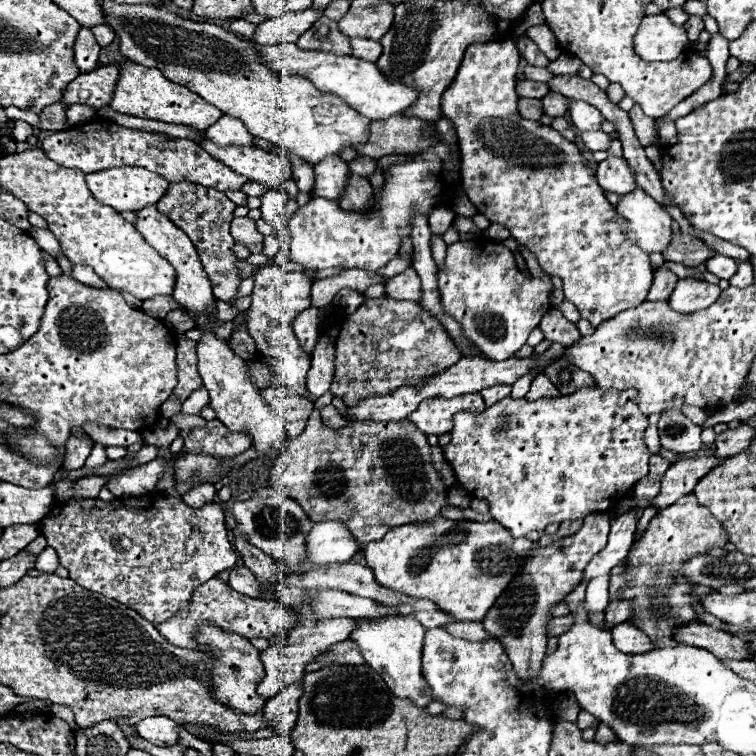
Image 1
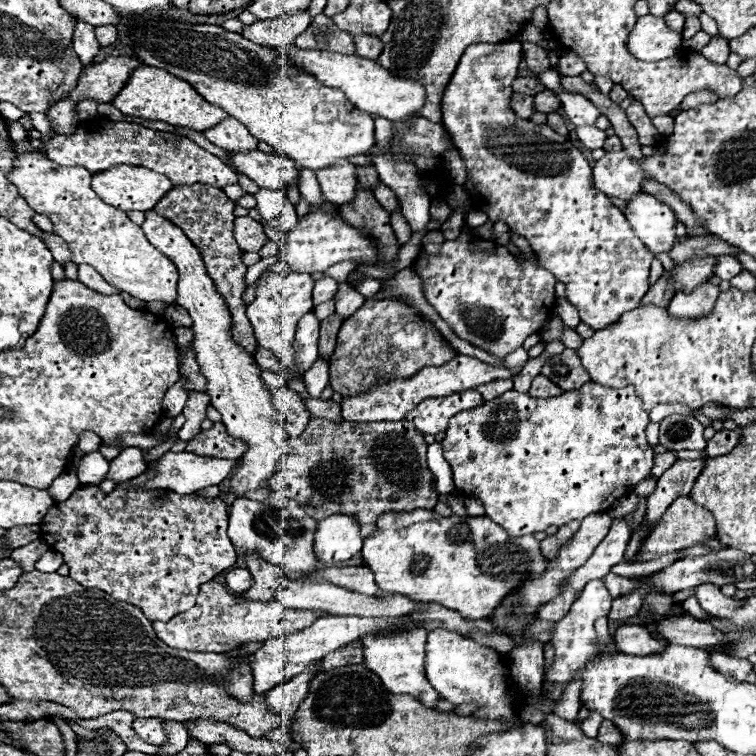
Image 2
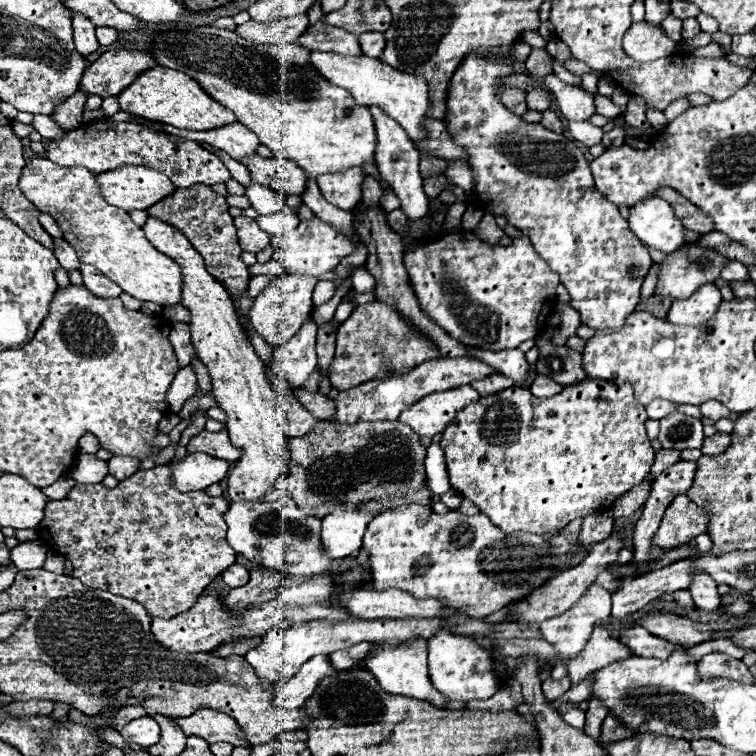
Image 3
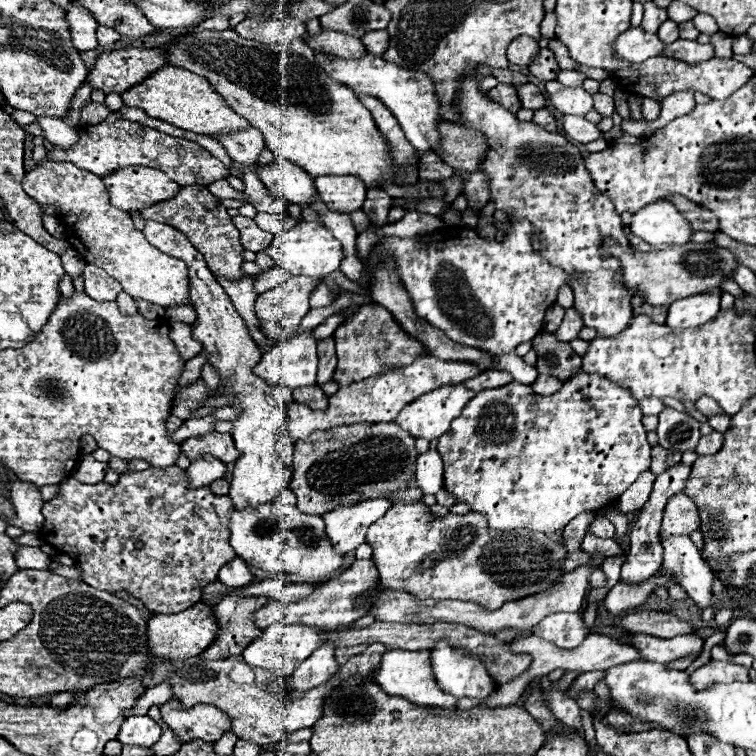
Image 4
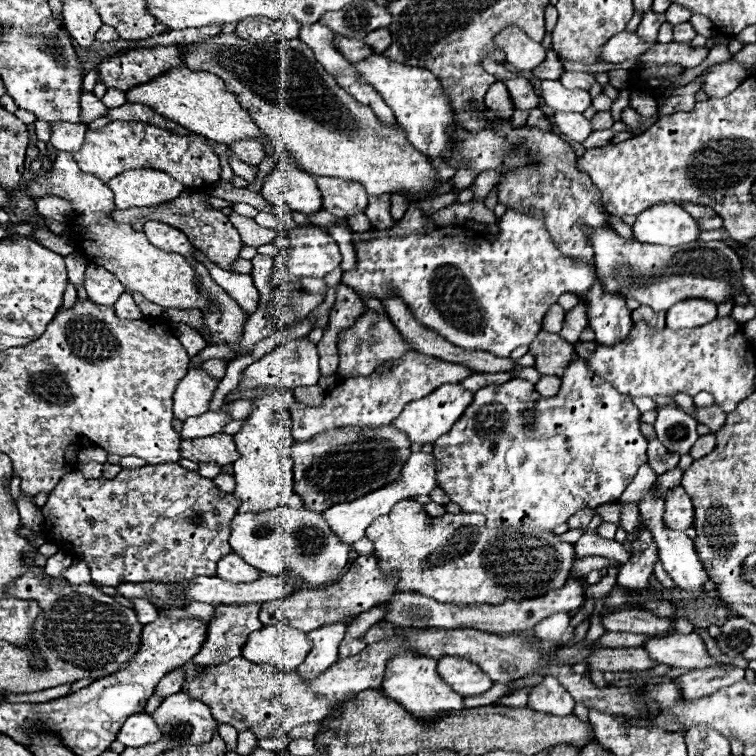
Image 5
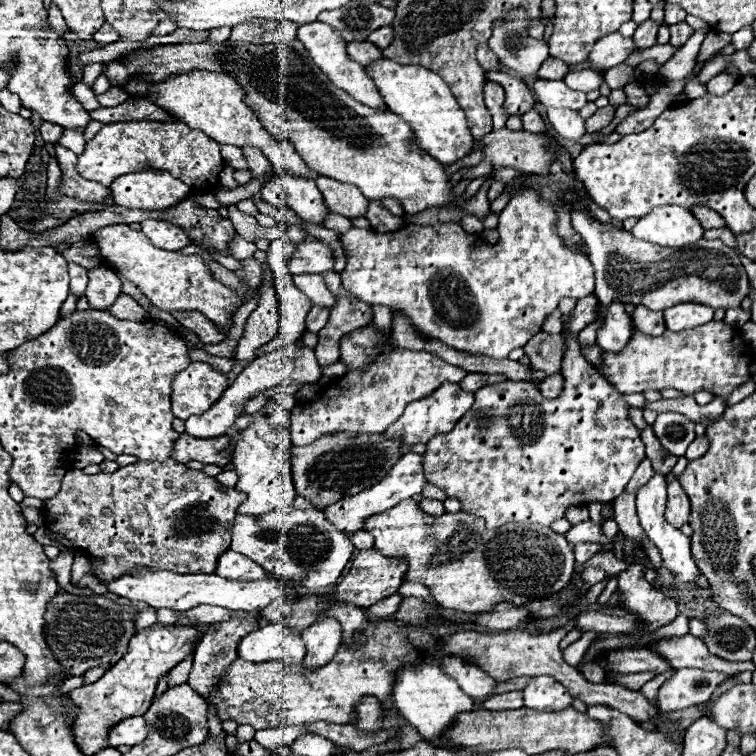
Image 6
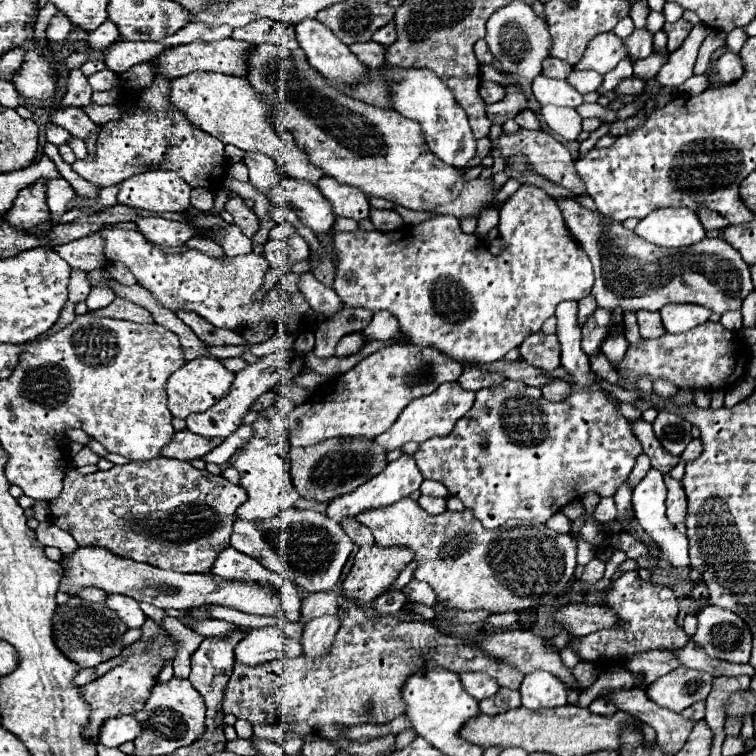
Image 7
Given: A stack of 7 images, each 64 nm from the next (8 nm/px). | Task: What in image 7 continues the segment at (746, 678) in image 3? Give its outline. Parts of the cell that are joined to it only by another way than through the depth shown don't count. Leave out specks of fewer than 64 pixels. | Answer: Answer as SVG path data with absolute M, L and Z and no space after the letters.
M680 666L680 670L672 670L672 674L652 682L648 686L648 698L658 706L670 708L672 712L682 712L684 708L708 698L712 680L712 674Z

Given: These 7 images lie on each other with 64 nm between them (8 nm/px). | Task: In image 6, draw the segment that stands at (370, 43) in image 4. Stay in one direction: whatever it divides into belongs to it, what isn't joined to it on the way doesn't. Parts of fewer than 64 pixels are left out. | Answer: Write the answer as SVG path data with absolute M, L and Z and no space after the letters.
M384 26L384 28L374 30L374 32L368 36L368 42L372 42L374 46L380 46L380 50L388 48L390 42L392 42L392 28L390 28L390 26Z

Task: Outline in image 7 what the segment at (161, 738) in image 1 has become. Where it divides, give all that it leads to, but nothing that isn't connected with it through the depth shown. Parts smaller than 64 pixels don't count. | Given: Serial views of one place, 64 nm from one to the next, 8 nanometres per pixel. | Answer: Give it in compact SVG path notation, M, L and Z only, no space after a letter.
M118 716L104 722L100 744L118 748L126 742L134 742L140 734L142 734L142 724L134 716Z

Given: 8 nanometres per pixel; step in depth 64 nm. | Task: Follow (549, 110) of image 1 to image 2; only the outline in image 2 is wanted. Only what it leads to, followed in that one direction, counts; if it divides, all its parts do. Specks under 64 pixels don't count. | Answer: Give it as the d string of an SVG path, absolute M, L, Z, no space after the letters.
M544 90L534 96L534 106L538 112L552 114L552 112L560 110L560 98L556 98L556 94L552 94L550 90Z

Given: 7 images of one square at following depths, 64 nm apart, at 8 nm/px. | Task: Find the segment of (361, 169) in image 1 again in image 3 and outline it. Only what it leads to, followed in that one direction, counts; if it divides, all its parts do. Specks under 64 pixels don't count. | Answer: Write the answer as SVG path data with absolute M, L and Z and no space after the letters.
M364 174L364 182L362 182L362 200L366 206L380 206L380 198L382 198L382 188L380 182L374 176Z

